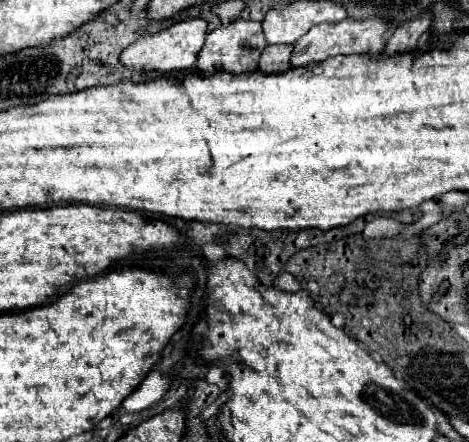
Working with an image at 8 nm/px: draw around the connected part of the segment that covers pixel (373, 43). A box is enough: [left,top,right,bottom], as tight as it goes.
[290,18,388,66]

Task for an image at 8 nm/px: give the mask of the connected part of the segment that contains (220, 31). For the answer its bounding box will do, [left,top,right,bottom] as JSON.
[196,20,266,74]

